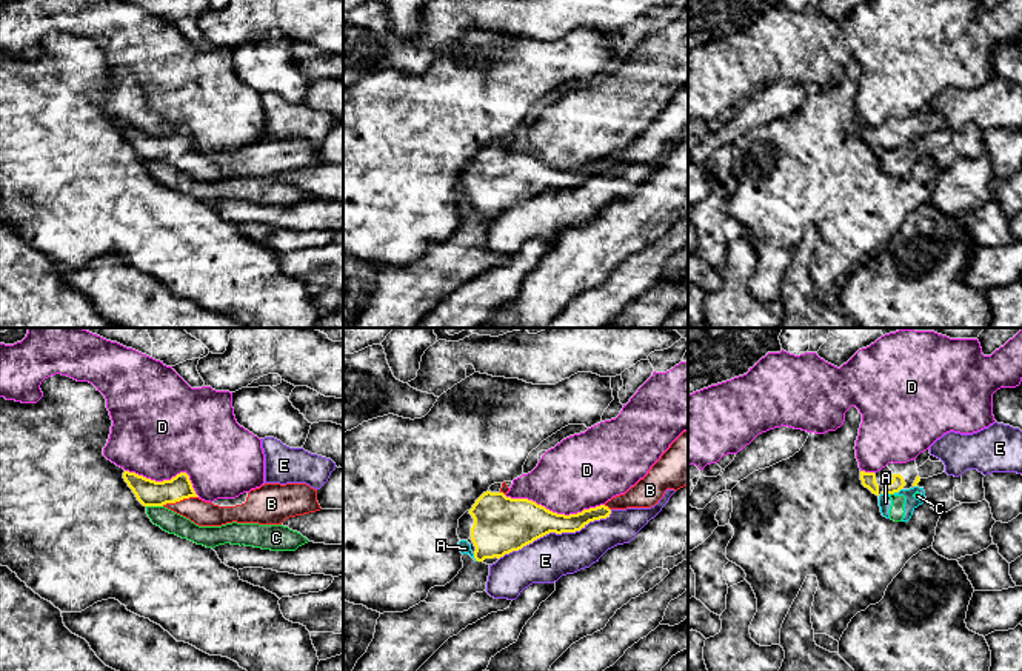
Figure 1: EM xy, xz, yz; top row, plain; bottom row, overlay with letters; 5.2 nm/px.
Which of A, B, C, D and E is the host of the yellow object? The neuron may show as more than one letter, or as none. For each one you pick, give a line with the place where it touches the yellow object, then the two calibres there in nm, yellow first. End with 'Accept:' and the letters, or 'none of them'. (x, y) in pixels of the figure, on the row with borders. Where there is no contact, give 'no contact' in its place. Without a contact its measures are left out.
B: contact xy (179, 500); calibres 140 and 130 nm
Accept: B

